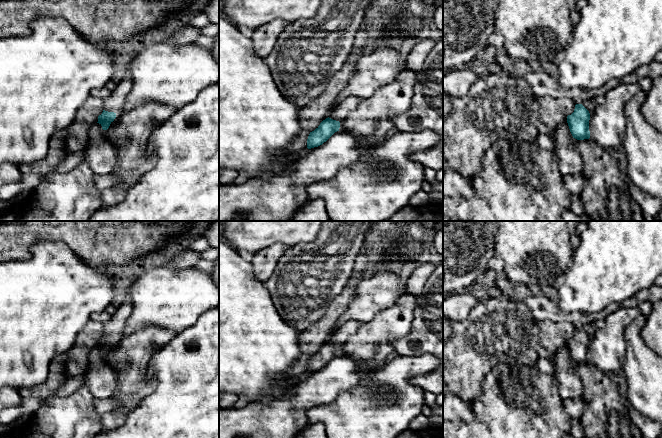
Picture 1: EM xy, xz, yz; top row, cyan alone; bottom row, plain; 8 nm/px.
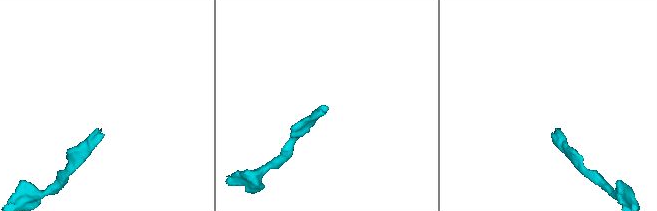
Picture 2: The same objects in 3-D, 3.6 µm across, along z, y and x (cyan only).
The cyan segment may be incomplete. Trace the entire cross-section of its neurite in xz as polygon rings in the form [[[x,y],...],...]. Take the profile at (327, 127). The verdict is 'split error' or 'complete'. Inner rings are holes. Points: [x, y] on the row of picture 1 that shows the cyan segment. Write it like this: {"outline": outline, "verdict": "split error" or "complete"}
{"outline": [[[355,96],[347,97],[341,104],[334,108],[329,117],[310,132],[307,139],[307,148],[318,147],[326,142],[335,132],[339,131],[340,122],[345,120],[349,114],[360,104],[361,99]]], "verdict": "split error"}

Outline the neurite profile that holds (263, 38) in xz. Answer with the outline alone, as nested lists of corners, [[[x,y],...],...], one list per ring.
[[[276,19],[255,29],[251,38],[255,54],[266,59],[287,24],[286,21]]]

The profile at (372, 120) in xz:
[[[403,69],[393,82],[379,88],[371,97],[361,100],[359,106],[340,122],[339,130],[358,136],[360,145],[384,139],[395,129],[392,116],[409,110],[419,78],[417,72]]]

